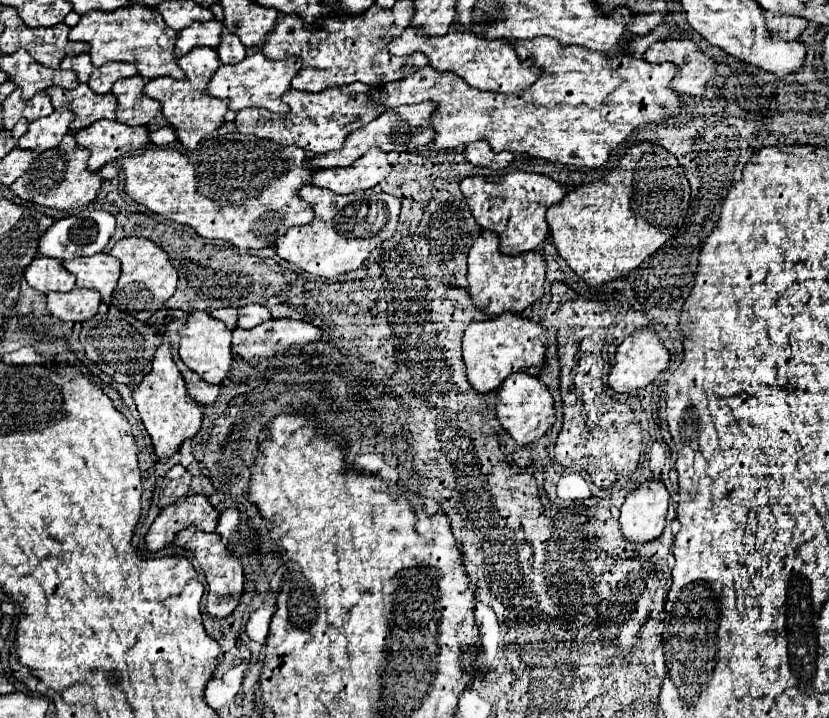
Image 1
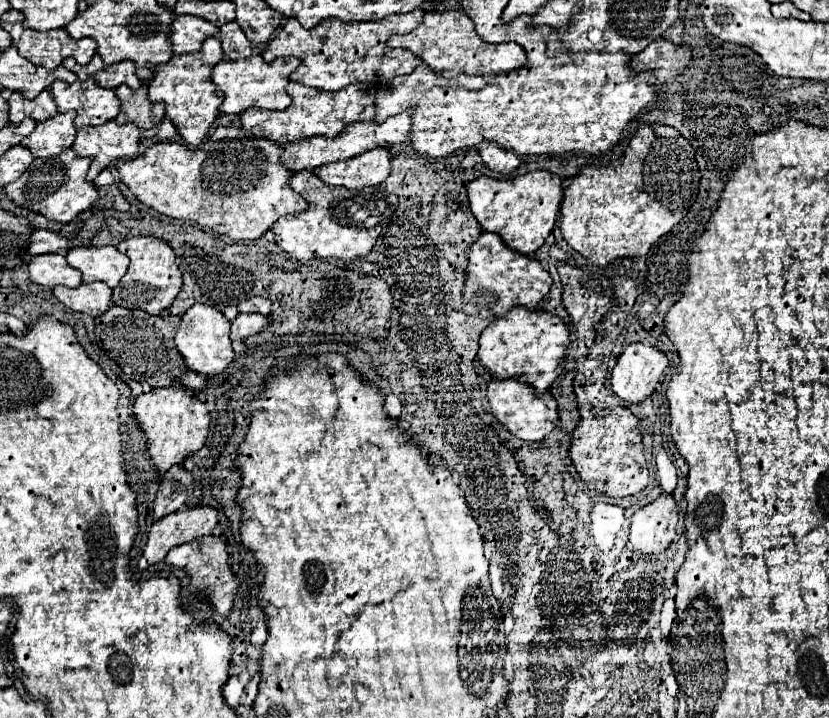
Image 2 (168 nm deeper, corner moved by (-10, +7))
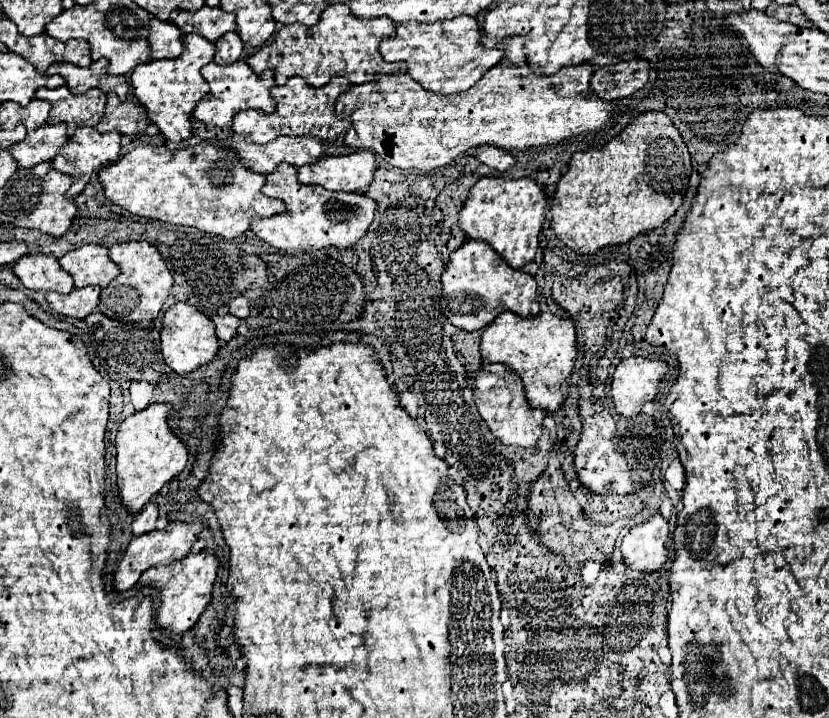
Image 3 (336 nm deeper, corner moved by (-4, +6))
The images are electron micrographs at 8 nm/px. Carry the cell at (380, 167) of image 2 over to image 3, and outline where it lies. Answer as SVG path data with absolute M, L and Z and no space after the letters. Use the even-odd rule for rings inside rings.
M357 150L343 156L323 156L313 164L297 170L301 184L319 184L325 190L365 192L373 180L375 156L367 150Z

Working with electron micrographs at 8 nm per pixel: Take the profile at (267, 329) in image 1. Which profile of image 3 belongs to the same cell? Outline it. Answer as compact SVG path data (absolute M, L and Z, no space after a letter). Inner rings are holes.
M225 314L225 316L211 316L211 320L213 320L213 324L215 324L215 334L217 334L217 338L219 340L231 340L233 336L235 336L235 332L237 332L237 326L239 326L239 318L235 318L235 316L231 316L231 314Z

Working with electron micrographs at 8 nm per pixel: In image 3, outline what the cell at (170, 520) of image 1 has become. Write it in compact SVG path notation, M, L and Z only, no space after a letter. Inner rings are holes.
M171 522L171 524L167 524L167 528L163 528L163 530L153 530L153 532L149 532L149 534L143 534L143 536L133 538L133 540L129 542L129 546L127 546L121 562L119 562L117 572L115 572L115 582L113 582L115 592L125 592L125 590L133 588L133 586L137 584L139 576L141 576L145 570L153 568L153 566L171 564L171 562L175 562L175 560L185 558L185 556L191 552L191 546L193 546L193 542L197 540L197 536L199 536L201 530L203 530L201 522L193 522L193 524Z

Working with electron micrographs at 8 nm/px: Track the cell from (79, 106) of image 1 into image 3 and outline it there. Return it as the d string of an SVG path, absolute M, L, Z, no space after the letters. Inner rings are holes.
M67 86L61 88L39 88L35 92L35 98L47 100L51 104L51 114L49 114L49 124L67 124L67 126L83 126L87 124L93 116L103 112L105 104L105 94L99 88L93 88L85 94L71 94Z

